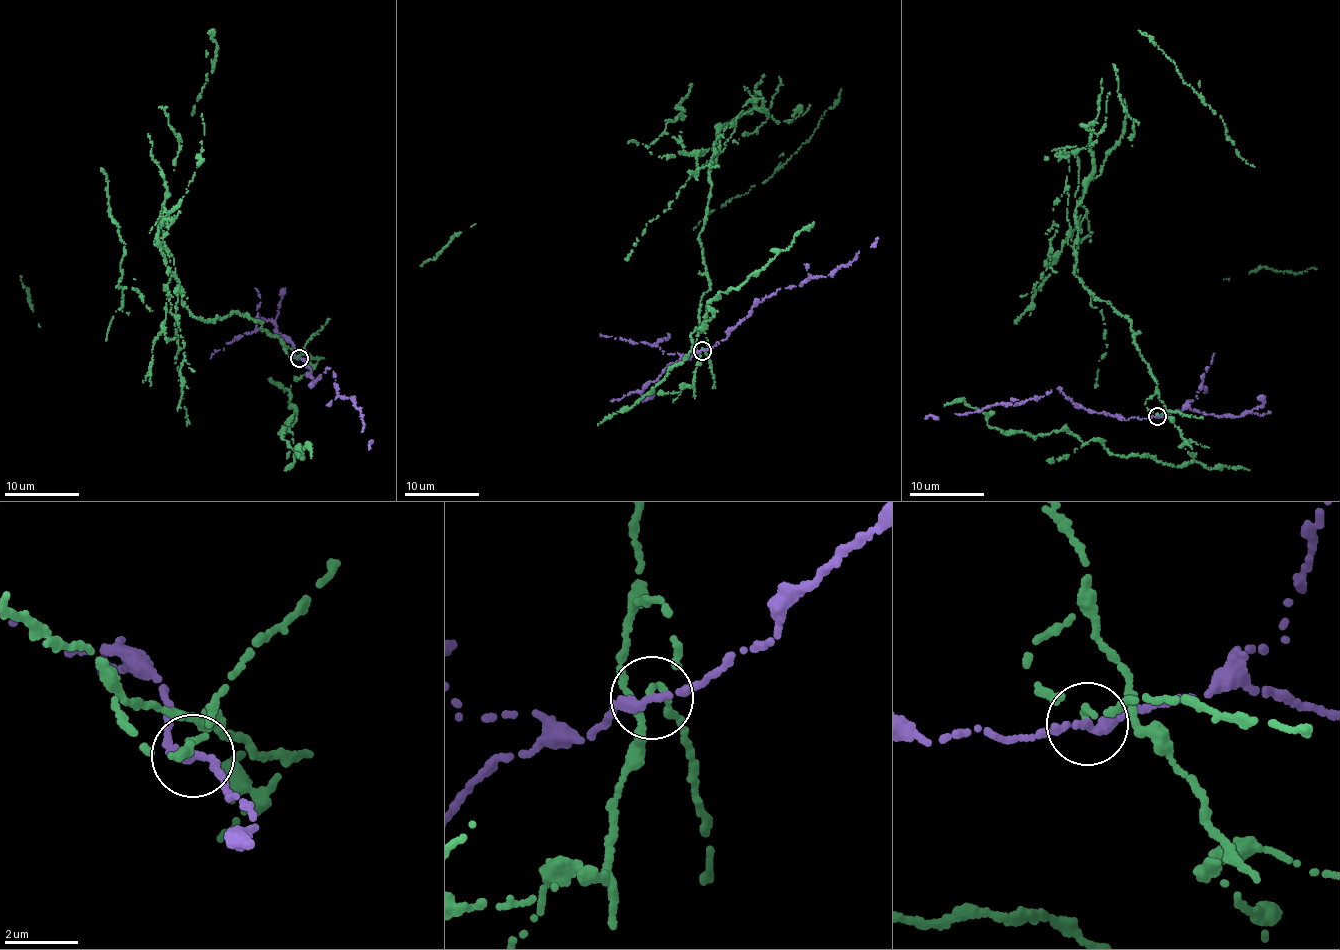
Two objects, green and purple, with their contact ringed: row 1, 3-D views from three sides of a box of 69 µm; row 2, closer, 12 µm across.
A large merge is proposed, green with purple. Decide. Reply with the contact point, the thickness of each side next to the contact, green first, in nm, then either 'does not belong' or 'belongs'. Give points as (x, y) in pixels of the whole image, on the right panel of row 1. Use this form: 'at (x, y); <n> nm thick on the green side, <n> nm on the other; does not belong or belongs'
at (1157, 416); 140 nm thick on the green side, 240 nm on the other; does not belong

